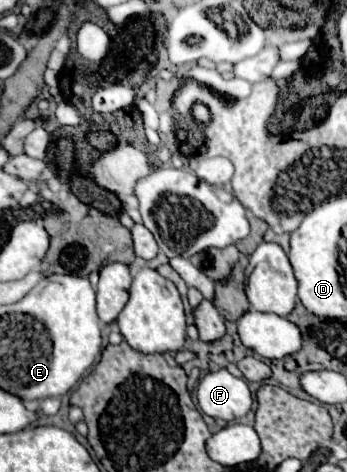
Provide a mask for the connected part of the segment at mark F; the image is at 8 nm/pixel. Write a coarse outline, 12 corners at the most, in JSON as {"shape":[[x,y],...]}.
{"shape":[[217,370],[199,380],[203,414],[231,422],[251,410],[245,380]]}

